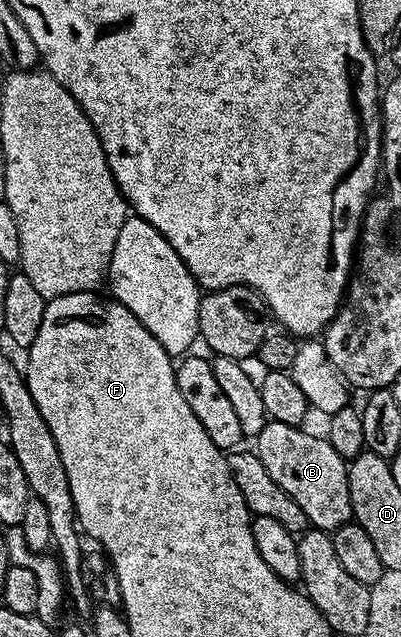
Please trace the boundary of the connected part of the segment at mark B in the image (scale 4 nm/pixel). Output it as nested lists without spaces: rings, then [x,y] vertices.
[[[269,420],[263,431],[259,431],[255,445],[257,458],[267,467],[267,475],[303,507],[303,515],[307,515],[312,528],[332,531],[350,524],[353,508],[347,461],[328,440],[305,435],[296,425]]]

